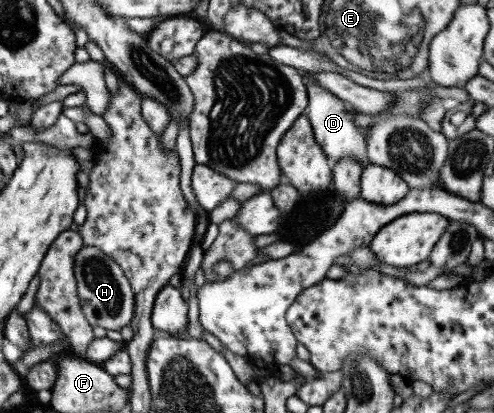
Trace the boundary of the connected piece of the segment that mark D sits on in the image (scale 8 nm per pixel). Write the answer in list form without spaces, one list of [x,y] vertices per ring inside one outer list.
[[[306,78],[304,82],[308,96],[304,114],[310,122],[313,138],[318,142],[322,153],[326,154],[330,164],[338,162],[338,159],[344,156],[352,156],[364,168],[369,161],[365,151],[364,130],[354,122],[355,111],[332,92],[318,86],[314,78]]]

